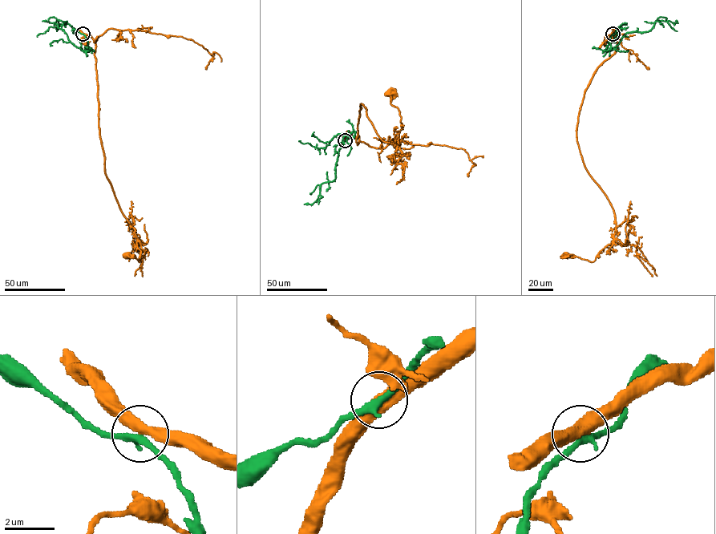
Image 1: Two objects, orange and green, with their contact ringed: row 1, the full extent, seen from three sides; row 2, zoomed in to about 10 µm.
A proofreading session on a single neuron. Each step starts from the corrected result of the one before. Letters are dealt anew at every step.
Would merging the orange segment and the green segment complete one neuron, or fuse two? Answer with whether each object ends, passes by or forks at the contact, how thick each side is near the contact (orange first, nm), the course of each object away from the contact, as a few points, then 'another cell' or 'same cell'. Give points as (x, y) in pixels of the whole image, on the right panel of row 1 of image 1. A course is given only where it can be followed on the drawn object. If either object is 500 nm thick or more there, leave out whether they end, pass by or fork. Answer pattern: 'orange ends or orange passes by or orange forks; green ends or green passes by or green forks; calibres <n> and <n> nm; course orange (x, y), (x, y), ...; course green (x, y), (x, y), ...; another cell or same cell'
orange passes by; green passes by; calibres 480 and 280 nm; course orange (613, 34), (616, 50), (585, 91), (576, 139), (616, 231), (593, 261), (565, 255); course green (613, 34), (609, 40), (611, 48), (604, 50), (614, 47), (627, 33), (648, 32), (656, 21), (677, 21); another cell

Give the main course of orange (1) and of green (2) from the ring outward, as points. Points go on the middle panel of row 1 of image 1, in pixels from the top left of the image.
1: (345, 140), (358, 135), (358, 144), (362, 104), (380, 138), (397, 144), (402, 124), (390, 93)
2: (345, 140), (353, 138), (355, 132), (343, 138), (335, 179), (321, 185), (320, 194), (313, 203), (304, 204)

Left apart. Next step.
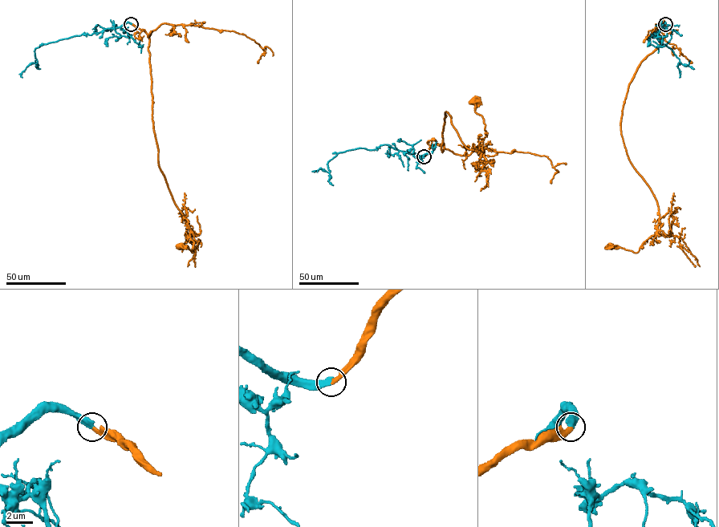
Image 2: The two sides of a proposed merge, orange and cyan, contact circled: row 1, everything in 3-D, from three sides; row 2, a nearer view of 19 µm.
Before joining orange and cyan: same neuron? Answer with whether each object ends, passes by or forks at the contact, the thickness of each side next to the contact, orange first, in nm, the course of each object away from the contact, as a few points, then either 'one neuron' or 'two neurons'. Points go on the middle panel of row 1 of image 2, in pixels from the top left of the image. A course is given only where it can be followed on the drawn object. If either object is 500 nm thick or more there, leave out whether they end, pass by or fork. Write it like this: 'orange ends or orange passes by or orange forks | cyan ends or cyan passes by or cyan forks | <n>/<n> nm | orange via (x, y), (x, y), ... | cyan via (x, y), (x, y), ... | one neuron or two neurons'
orange ends | cyan ends | 320/480 nm | orange via (424, 156), (436, 144), (444, 143), (444, 148), (445, 111), (465, 145), (481, 152), (486, 132), (473, 101) | cyan via (424, 156), (382, 144), (375, 149), (359, 147), (339, 152), (327, 162), (329, 172), (321, 168), (314, 170) | one neuron

